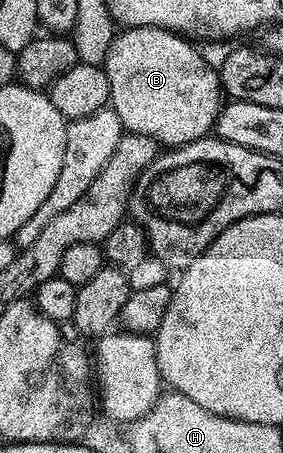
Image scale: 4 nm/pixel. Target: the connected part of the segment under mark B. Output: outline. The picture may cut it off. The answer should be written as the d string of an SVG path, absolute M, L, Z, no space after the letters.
M127 27L119 30L115 34L112 45L108 49L106 54L106 61L104 64L104 70L108 81L110 82L110 101L109 106L116 113L116 117L120 117L123 128L127 132L136 135L146 135L155 143L161 145L166 149L173 149L176 147L182 147L185 143L195 143L197 139L207 138L211 134L212 128L218 122L218 113L224 106L224 92L222 84L220 82L220 75L217 70L214 71L210 68L210 63L193 47L189 38L183 37L175 32L166 31L162 27Z

